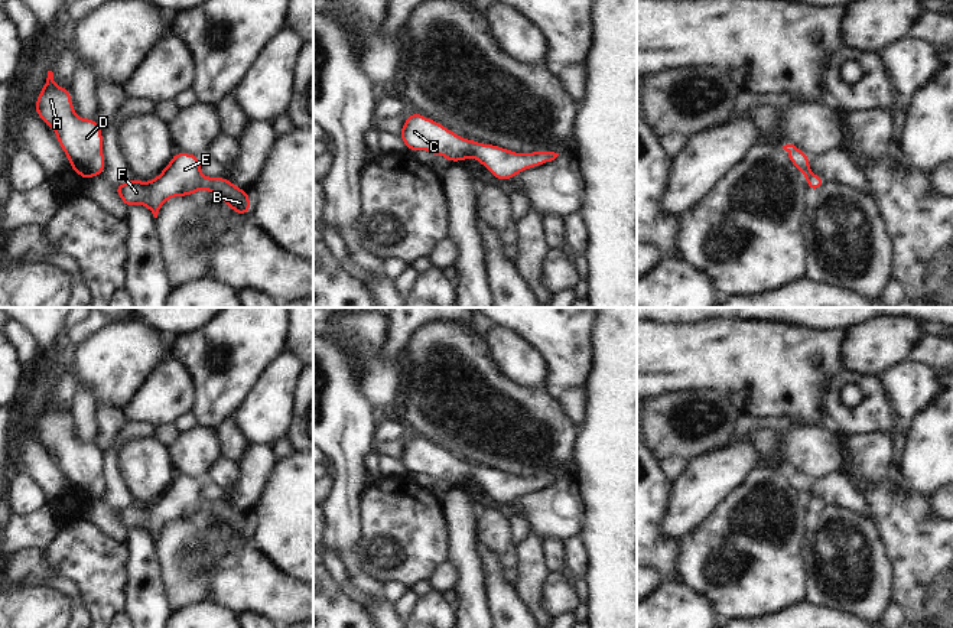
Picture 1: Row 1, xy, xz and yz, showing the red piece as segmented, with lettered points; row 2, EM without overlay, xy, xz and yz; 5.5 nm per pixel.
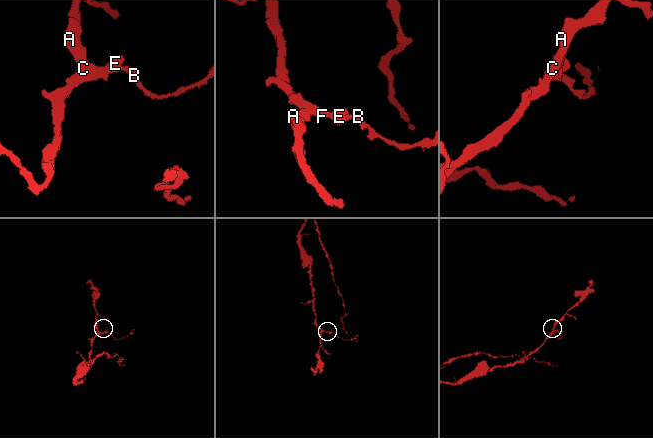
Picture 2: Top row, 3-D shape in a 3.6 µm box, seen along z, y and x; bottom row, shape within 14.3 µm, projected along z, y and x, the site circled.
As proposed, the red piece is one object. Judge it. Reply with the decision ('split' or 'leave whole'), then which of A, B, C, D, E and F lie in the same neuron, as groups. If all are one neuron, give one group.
leave whole; groups A B C D E F

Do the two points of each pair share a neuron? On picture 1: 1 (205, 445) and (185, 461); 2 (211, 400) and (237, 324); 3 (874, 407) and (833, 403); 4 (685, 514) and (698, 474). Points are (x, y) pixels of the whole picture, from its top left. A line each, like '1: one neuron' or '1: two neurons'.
1: one neuron
2: one neuron
3: one neuron
4: one neuron

